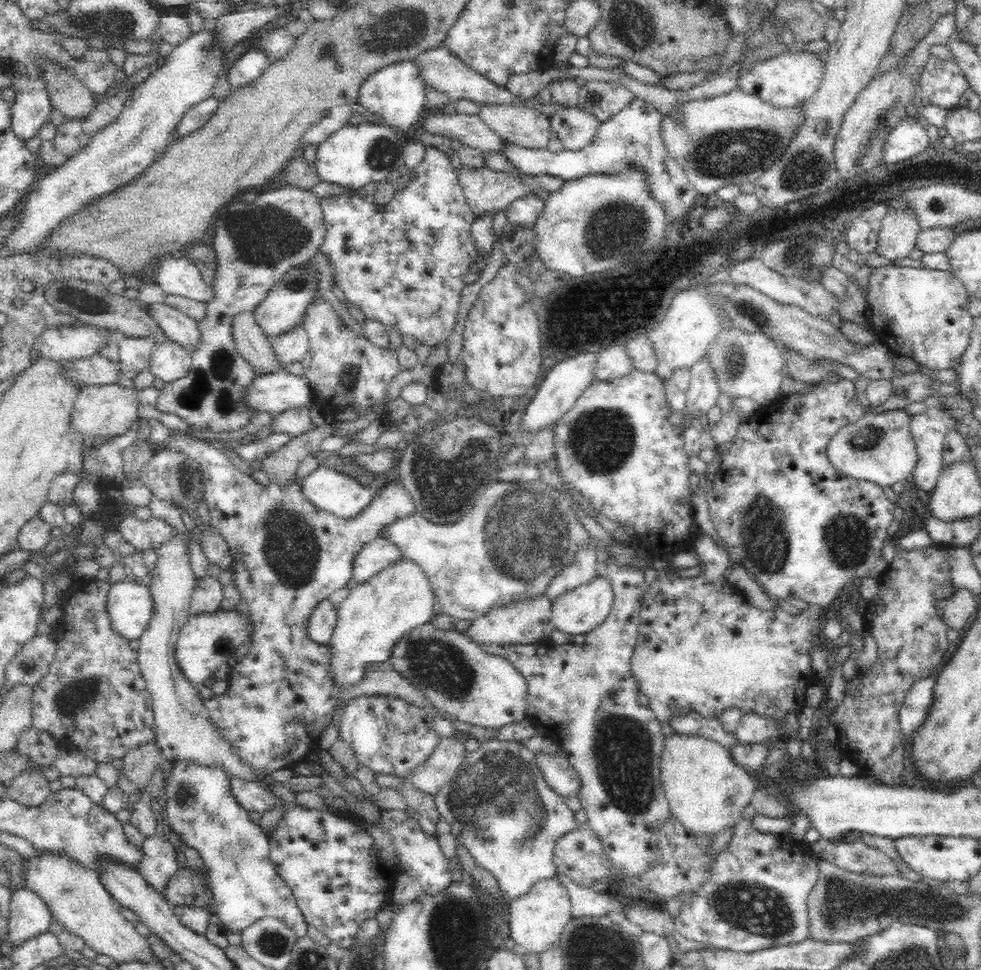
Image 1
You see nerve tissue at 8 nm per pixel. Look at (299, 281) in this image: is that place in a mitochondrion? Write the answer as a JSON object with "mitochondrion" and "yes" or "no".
{"mitochondrion":"yes"}

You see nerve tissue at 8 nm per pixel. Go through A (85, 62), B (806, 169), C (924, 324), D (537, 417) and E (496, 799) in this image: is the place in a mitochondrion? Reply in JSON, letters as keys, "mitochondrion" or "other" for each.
{"A":"other","B":"mitochondrion","C":"other","D":"other","E":"mitochondrion"}

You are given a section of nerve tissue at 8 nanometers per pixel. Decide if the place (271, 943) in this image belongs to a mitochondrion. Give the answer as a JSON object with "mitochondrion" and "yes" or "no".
{"mitochondrion":"yes"}

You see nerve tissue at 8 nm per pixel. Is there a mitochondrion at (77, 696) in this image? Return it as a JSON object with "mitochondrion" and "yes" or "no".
{"mitochondrion":"yes"}

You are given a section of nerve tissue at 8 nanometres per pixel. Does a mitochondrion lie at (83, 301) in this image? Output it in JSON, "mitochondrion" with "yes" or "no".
{"mitochondrion":"yes"}

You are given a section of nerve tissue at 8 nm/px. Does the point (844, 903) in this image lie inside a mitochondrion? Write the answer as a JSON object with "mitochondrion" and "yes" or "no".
{"mitochondrion":"yes"}

